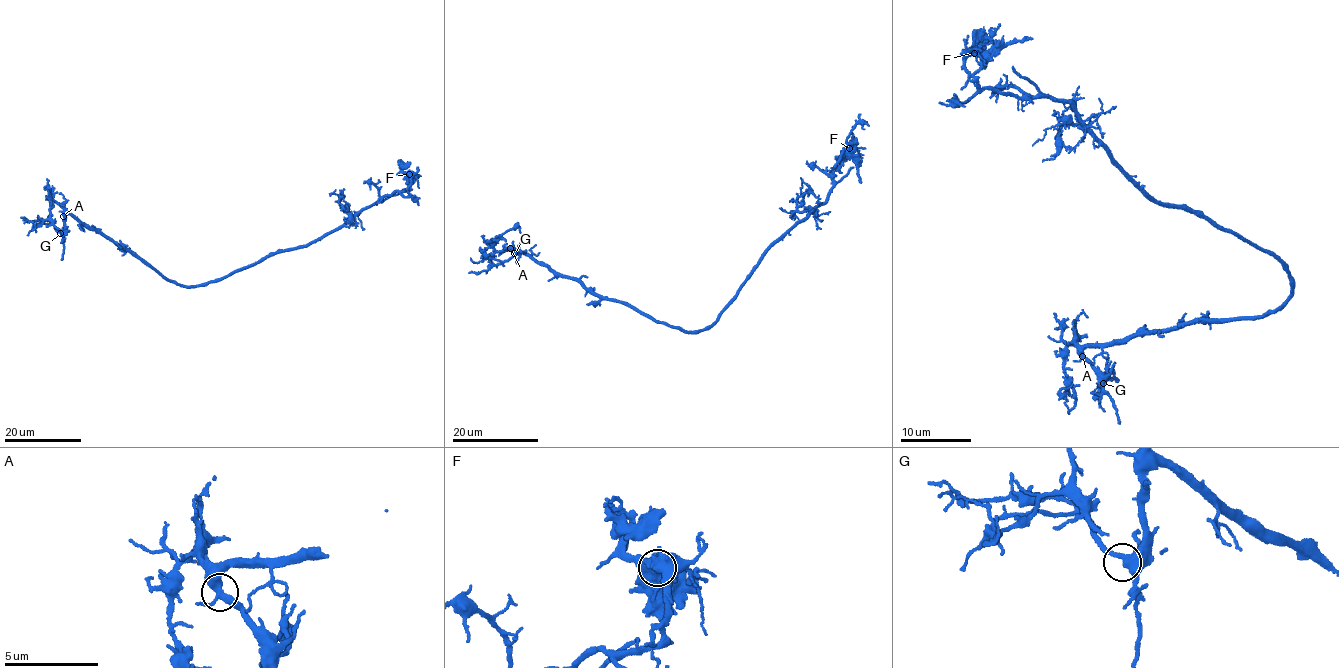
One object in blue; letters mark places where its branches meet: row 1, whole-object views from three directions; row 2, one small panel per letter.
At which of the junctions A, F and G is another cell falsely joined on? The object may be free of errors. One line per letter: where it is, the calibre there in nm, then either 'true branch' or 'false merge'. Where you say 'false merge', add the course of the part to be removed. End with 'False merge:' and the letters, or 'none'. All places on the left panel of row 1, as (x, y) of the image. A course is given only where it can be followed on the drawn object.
A: place (63, 216); calibre 400 nm; true branch
F: place (409, 174); calibre 550 nm; false merge
G: place (60, 233); calibre 400 nm; true branch
False merge: F

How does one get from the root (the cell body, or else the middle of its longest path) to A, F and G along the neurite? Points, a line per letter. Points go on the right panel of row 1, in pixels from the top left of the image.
A: (1266, 253), (1281, 261), (1292, 288), (1276, 311), (1148, 332), (1088, 346), (1082, 356)
F: (1266, 253), (1139, 190), (1070, 103), (981, 90), (974, 76), (981, 62), (974, 53)
G: (1266, 253), (1281, 261), (1292, 288), (1279, 309), (1088, 346), (1083, 357), (1103, 383)

